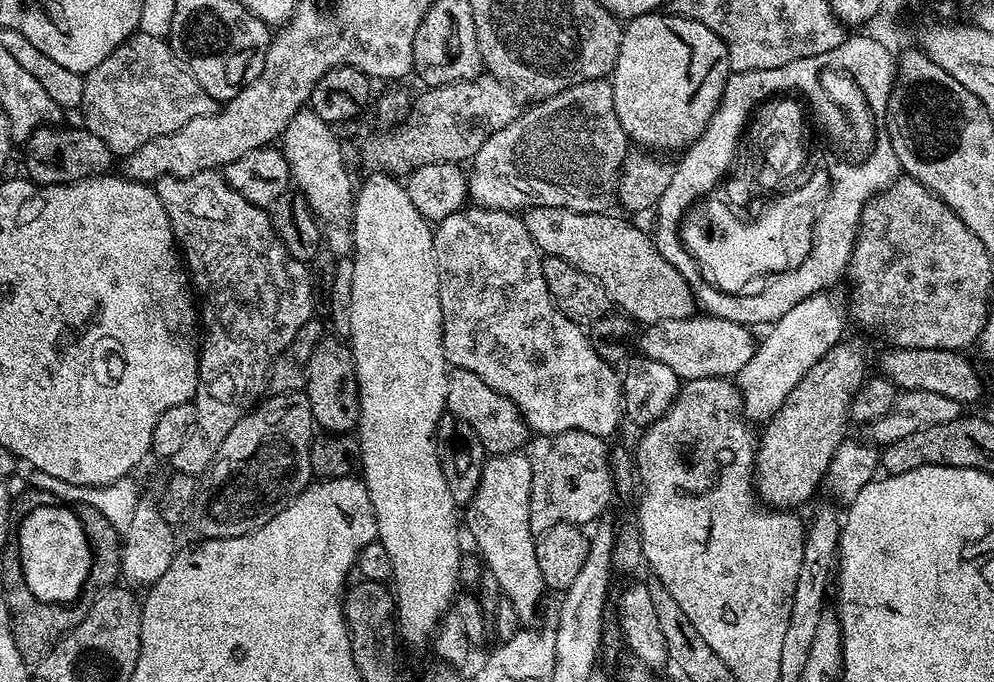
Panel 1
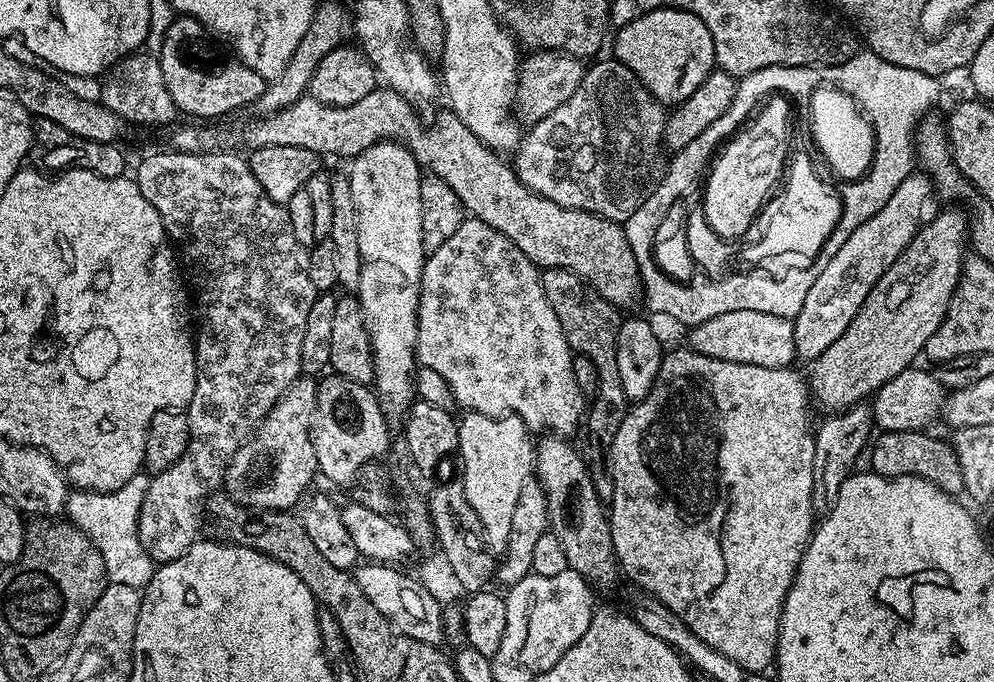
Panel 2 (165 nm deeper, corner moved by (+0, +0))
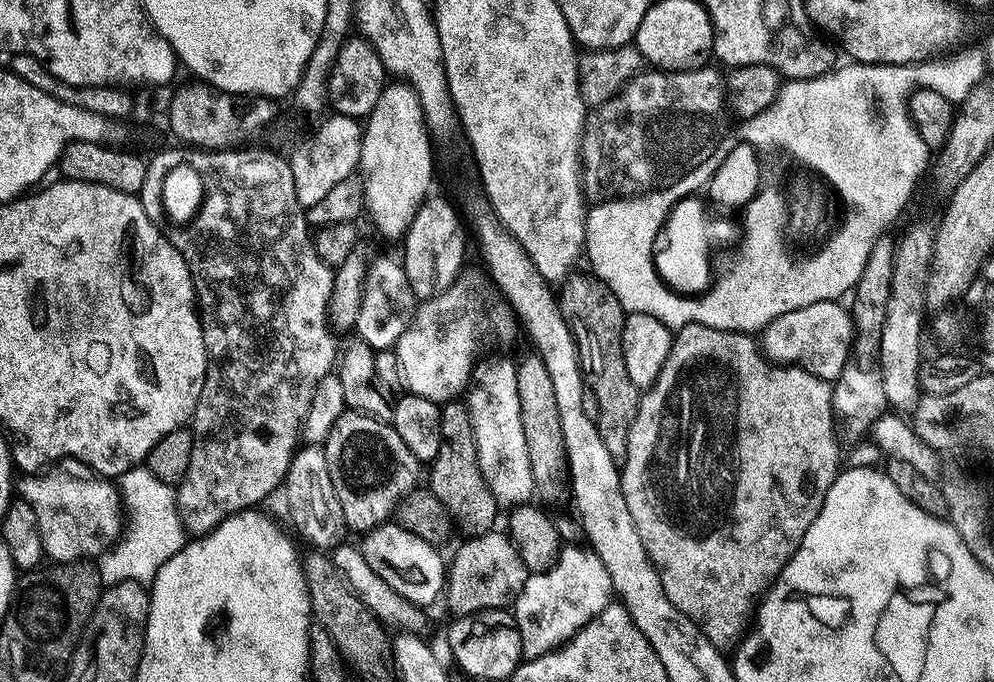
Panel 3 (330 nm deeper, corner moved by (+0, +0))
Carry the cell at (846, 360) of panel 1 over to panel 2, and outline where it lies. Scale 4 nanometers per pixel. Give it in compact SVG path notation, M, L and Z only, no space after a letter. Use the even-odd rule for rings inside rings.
M940 212L928 222L919 229L901 256L885 270L842 336L811 361L811 395L815 403L817 400L822 407L829 408L829 413L841 413L867 401L883 384L890 382L890 378L913 367L917 363L916 355L919 357L923 353L926 342L949 315L966 259L966 220L964 224L963 218L956 212Z

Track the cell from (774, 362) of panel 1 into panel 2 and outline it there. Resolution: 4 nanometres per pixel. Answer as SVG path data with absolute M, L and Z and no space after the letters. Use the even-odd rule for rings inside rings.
M922 172L907 176L882 207L851 232L827 263L802 300L802 310L794 317L795 346L799 357L811 362L842 336L870 290L916 236L923 221L922 216L928 210L927 202L932 188L934 192L933 183L931 186L929 181L931 179Z

